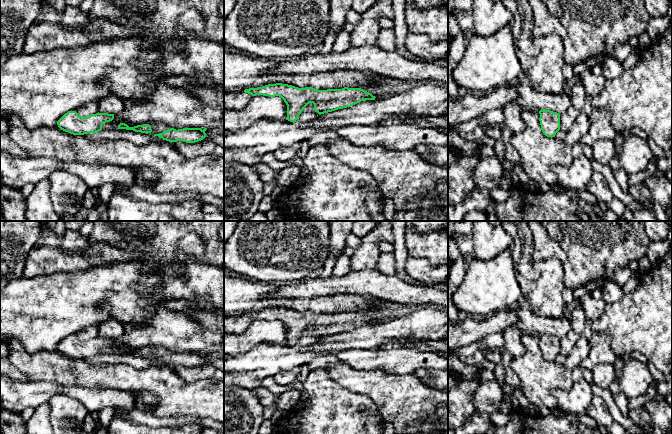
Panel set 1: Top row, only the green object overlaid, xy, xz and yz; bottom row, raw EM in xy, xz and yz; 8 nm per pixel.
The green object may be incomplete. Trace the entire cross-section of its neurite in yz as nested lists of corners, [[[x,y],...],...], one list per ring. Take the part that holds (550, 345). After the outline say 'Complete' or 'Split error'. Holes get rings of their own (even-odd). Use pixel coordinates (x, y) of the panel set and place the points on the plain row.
[[[540,334],[540,349],[543,358],[547,361],[555,361],[560,354],[560,338],[550,334]]]. Complete

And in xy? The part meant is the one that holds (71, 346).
[[[68,335],[58,345],[58,351],[73,359],[96,357],[102,354],[102,349],[114,343],[114,338],[96,337],[88,341],[79,340],[76,335]]]. Complete

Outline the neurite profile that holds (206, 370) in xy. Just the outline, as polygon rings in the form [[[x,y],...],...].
[[[224,345],[222,347],[212,349],[205,355],[206,361],[195,367],[186,367],[183,365],[172,366],[175,372],[186,382],[196,382],[199,380],[211,379],[217,368],[214,365],[215,360],[224,361]]]

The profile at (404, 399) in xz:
[[[342,362],[330,363],[325,369],[343,387],[372,399],[381,418],[392,421],[395,433],[422,434],[423,427],[437,408],[448,405],[448,392],[428,387],[414,374],[391,375],[380,370],[359,370]]]

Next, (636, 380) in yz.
[[[630,358],[624,366],[620,389],[628,399],[633,399],[649,393],[653,381],[647,365]]]

